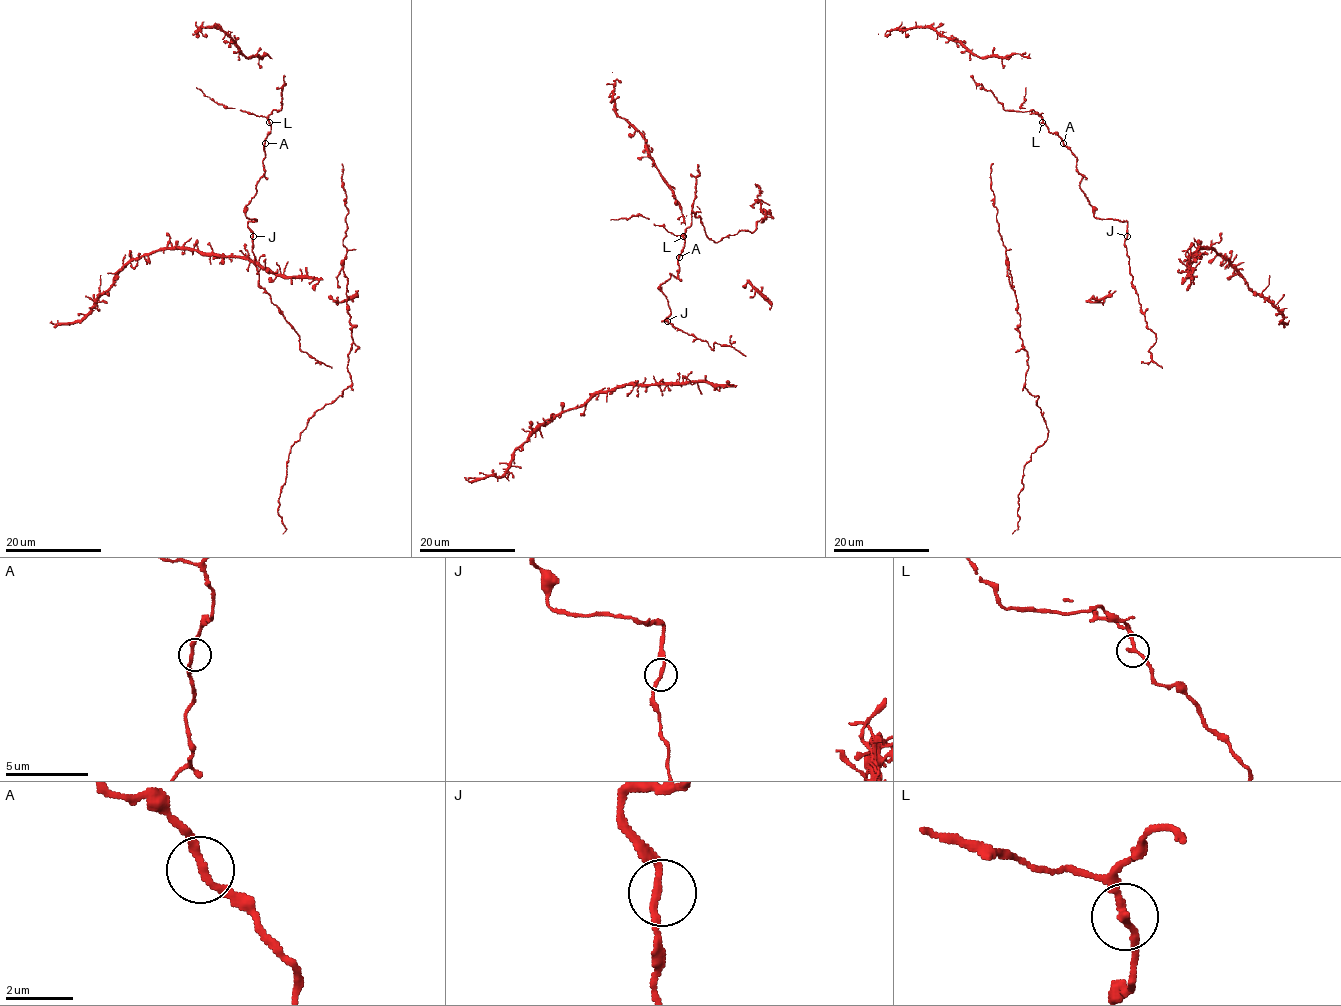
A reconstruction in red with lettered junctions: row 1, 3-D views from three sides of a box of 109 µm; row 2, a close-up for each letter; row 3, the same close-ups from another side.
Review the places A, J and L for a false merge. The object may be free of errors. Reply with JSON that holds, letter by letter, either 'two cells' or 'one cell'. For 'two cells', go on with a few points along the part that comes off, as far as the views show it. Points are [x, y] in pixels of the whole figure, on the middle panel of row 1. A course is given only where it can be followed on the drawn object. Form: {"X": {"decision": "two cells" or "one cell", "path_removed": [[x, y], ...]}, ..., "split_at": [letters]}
{"A": {"decision": "one cell"}, "J": {"decision": "one cell"}, "L": {"decision": "one cell"}, "split_at": []}

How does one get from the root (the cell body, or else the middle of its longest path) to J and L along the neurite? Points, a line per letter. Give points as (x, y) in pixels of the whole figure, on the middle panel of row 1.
J: (680, 253), (678, 274), (670, 274), (670, 278), (660, 286), (671, 312), (661, 321), (667, 321)
L: (680, 253), (684, 246), (683, 236)

